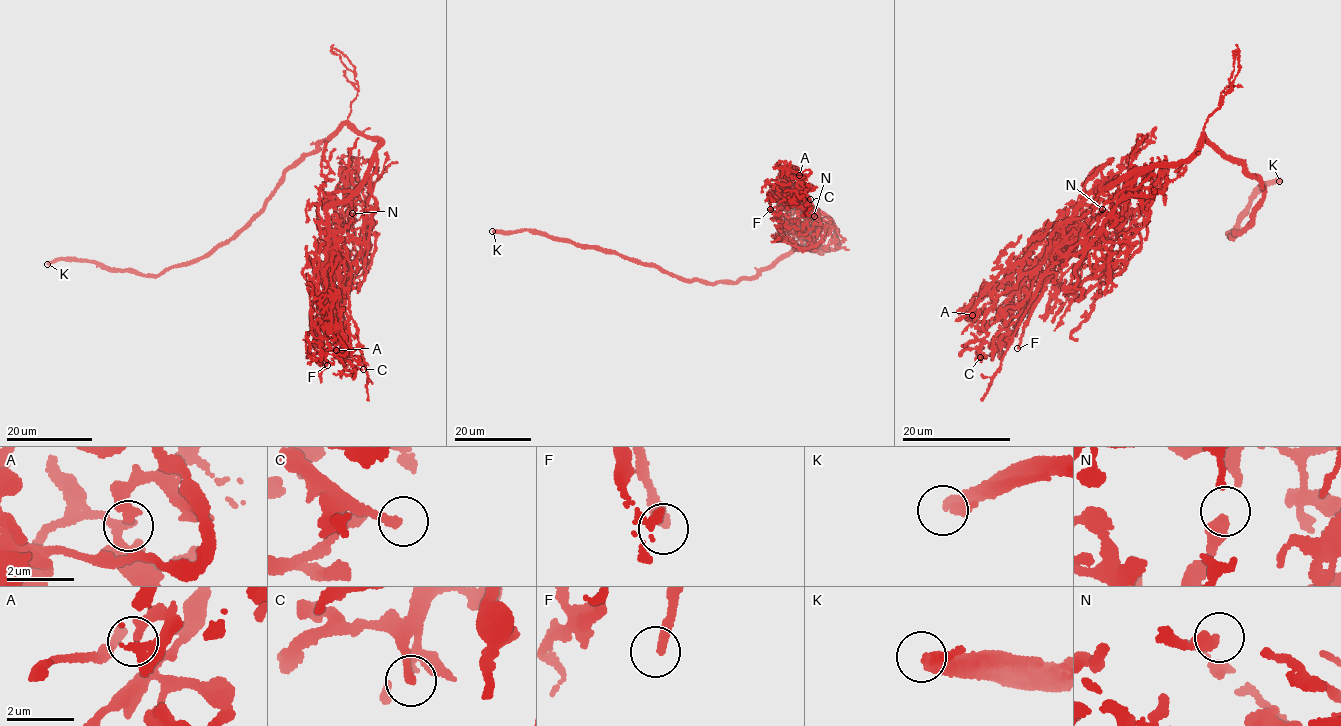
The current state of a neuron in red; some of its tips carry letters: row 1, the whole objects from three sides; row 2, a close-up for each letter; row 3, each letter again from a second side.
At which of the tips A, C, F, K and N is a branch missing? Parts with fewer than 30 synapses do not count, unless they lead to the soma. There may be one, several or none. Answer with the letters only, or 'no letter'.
K

